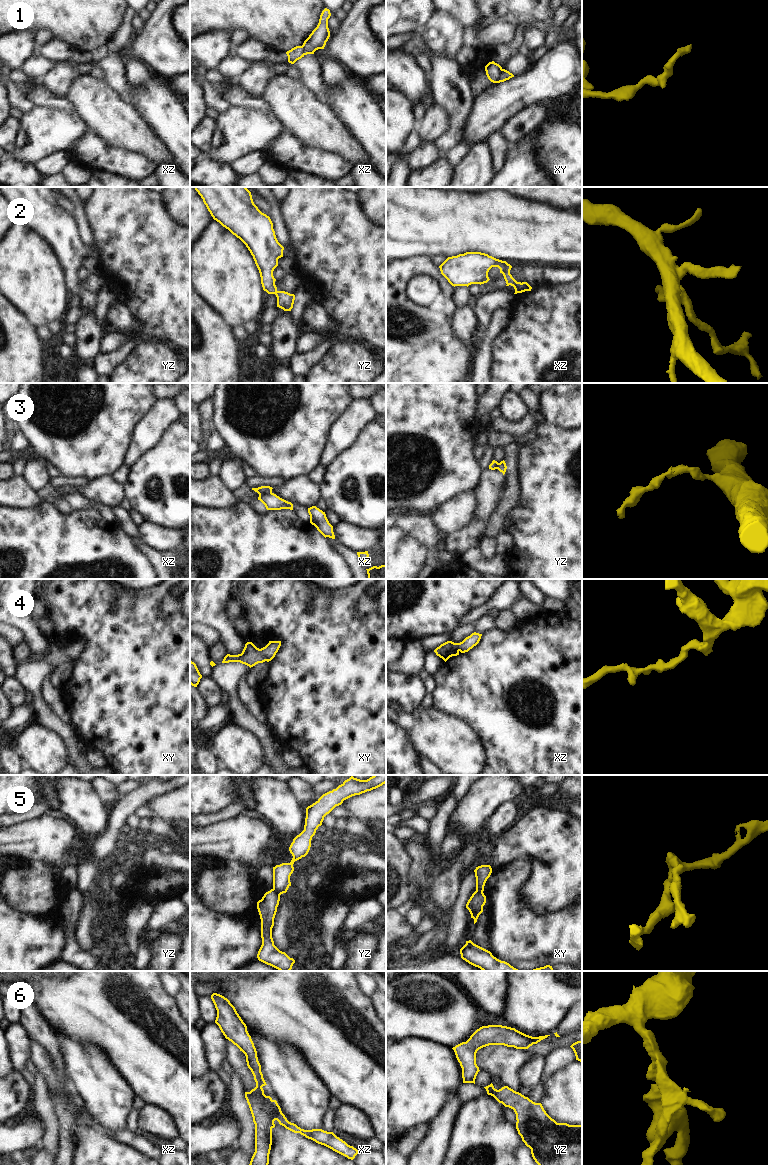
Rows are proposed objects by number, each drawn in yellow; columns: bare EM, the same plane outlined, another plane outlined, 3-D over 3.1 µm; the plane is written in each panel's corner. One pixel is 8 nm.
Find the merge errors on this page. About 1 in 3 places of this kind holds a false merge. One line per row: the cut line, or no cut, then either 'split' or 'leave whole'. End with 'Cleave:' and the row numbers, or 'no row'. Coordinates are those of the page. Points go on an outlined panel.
1: cut xy (502, 69), (497, 82); split
2: cut none; leave whole
3: cut xz (271, 492), (259, 495); split
4: cut none; leave whole
5: cut yz (272, 889), (280, 894); split
6: cut none; leave whole
Cleave: 1, 3, 5

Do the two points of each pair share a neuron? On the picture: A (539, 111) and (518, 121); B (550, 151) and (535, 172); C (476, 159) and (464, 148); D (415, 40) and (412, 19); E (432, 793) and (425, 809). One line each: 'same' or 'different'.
A: same
B: different
C: different
D: different
E: different

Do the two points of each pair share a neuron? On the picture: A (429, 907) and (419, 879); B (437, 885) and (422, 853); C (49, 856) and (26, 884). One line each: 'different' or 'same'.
A: different
B: same
C: different

